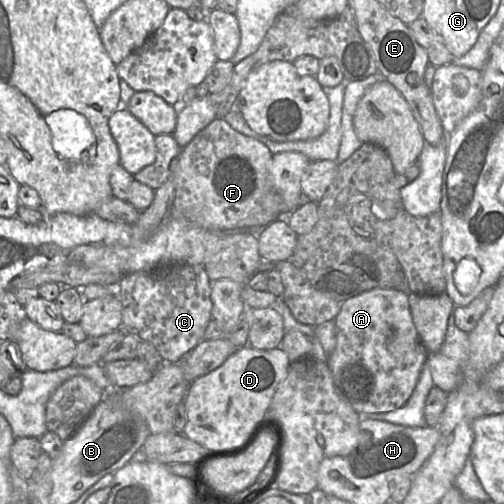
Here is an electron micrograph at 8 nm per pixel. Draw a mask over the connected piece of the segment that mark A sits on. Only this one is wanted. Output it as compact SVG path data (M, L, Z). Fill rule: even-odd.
M374 288L365 291L341 303L340 312L334 319L337 330L336 346L331 355L328 357L328 366L332 373L334 384L337 390L352 405L359 415L372 415L376 413L390 412L403 406L411 396L419 379L421 370L427 361L429 352L421 341L421 338L413 322L409 306L408 293L409 292L406 291L389 288Z

